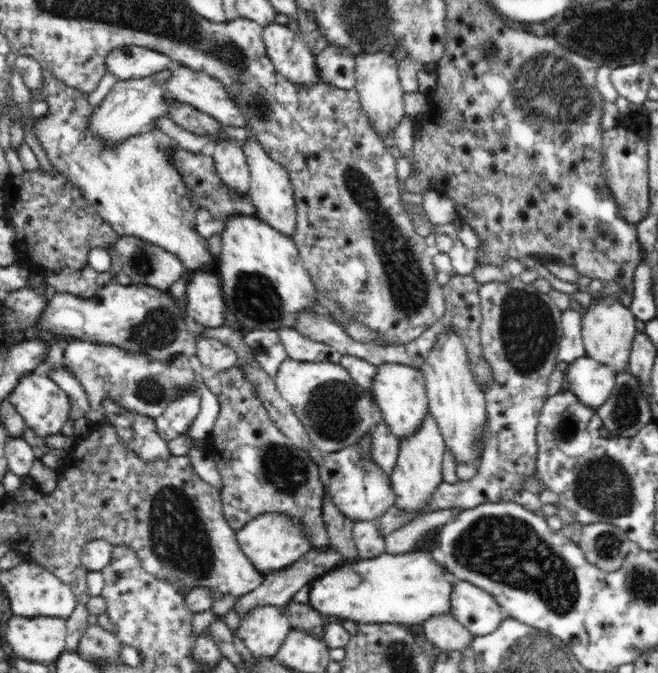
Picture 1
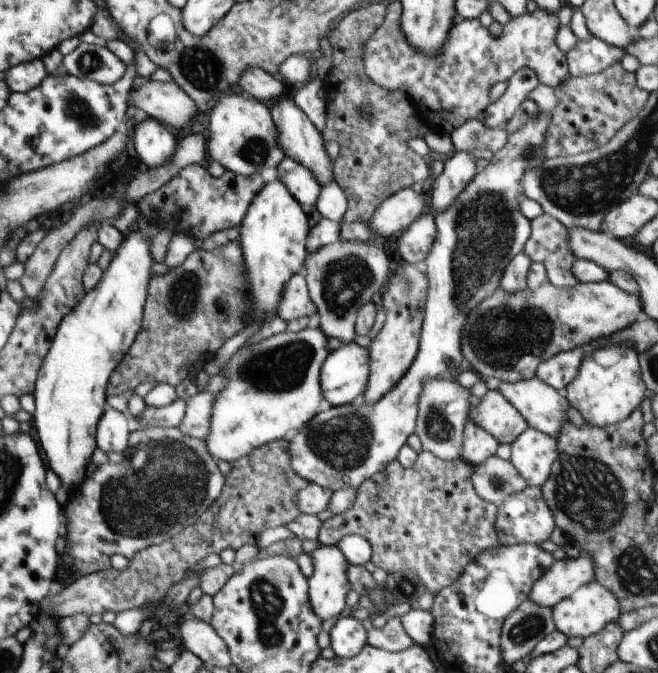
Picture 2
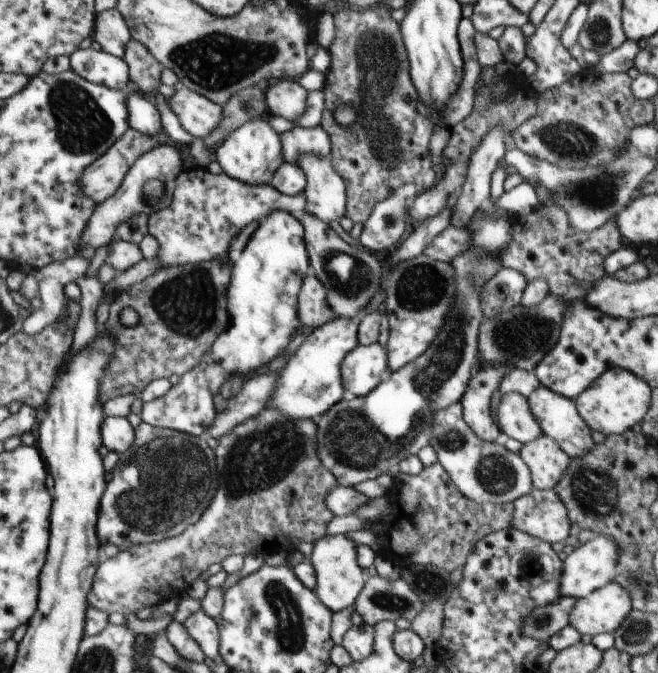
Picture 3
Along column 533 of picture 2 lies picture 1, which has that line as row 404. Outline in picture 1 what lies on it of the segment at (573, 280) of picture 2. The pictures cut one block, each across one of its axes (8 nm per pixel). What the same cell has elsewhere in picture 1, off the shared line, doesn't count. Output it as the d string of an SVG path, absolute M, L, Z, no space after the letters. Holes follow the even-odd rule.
M238 364L219 373L204 368L202 375L205 385L216 395L220 405L208 444L222 477L222 510L228 525L237 530L259 514L286 513L292 515L296 523L306 527L311 547L325 551L330 547L330 539L322 518L325 492L320 481L319 467L307 452L295 447L274 425Z

